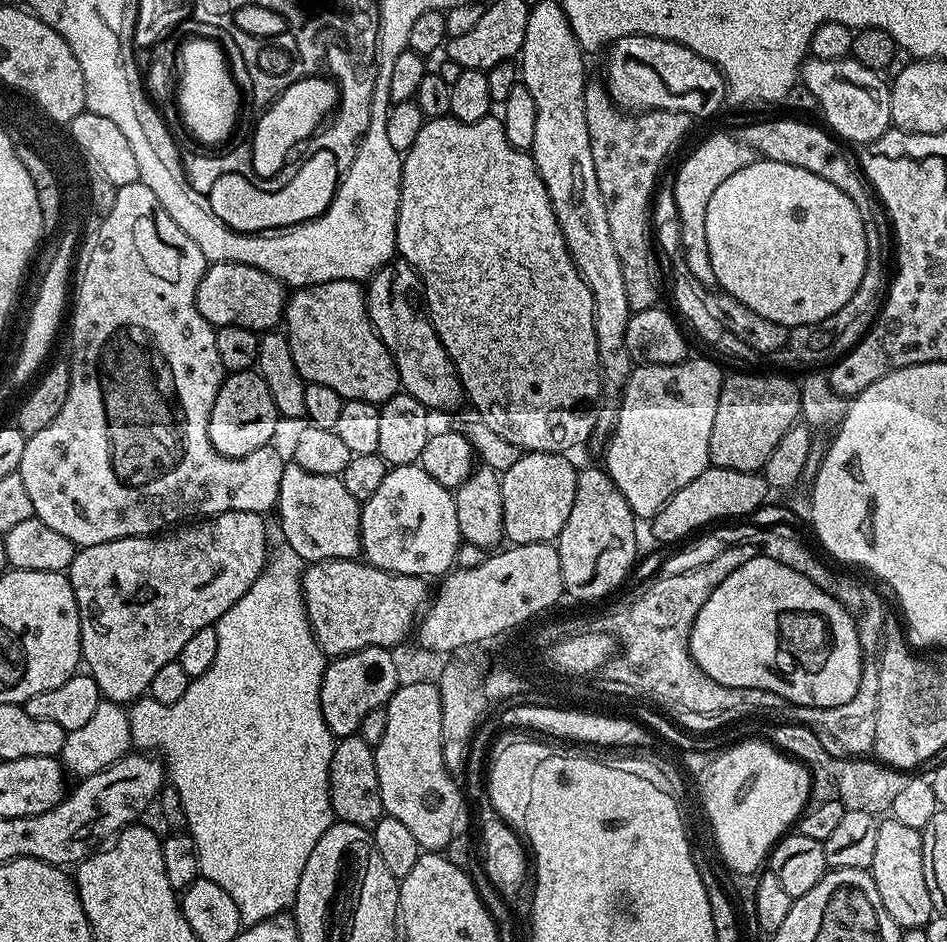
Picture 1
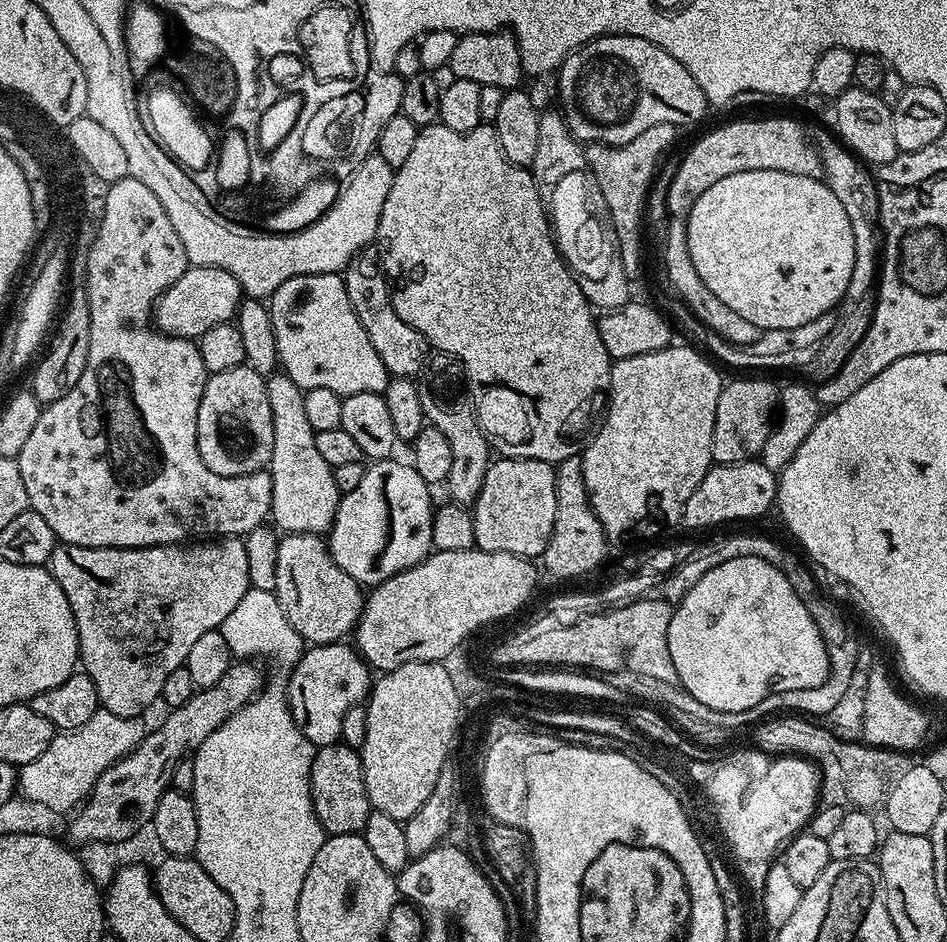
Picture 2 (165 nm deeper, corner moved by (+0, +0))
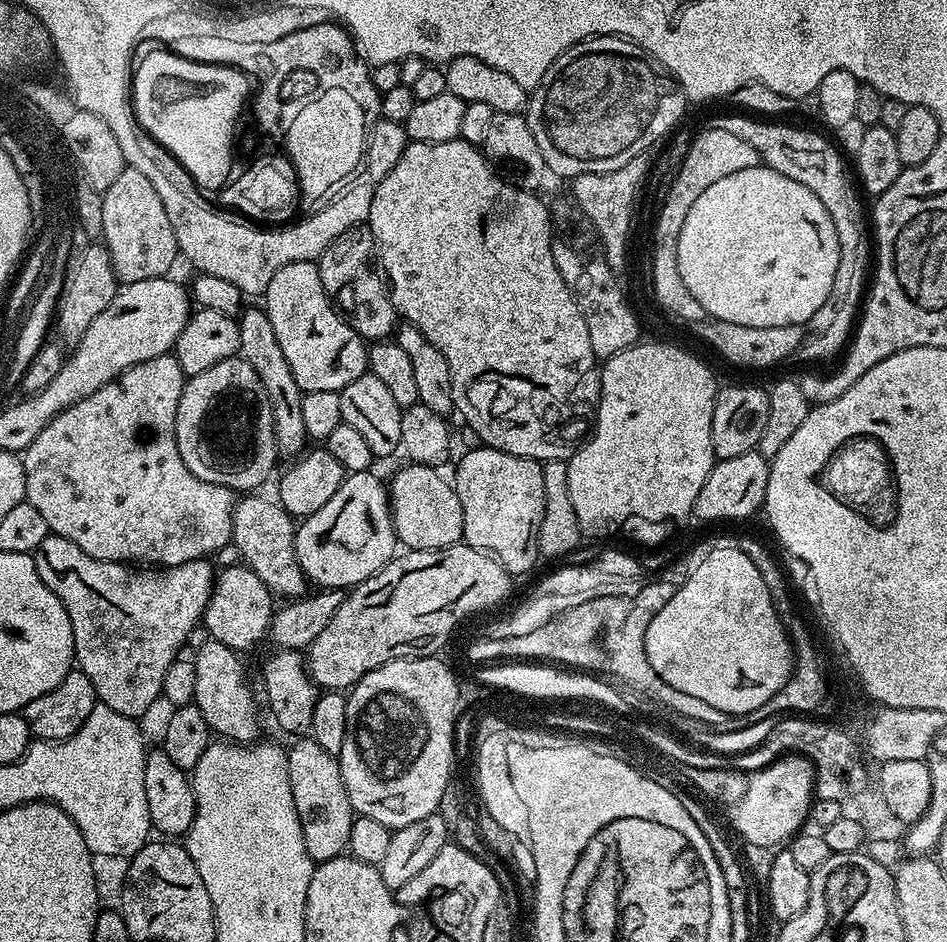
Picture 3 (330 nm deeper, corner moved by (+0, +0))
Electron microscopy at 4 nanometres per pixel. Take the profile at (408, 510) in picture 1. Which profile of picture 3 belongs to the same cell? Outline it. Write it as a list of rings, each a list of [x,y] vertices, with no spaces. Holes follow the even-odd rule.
[[[369,470],[345,475],[338,490],[334,490],[334,498],[330,498],[330,502],[326,502],[322,510],[314,510],[314,514],[303,517],[299,521],[296,529],[296,557],[305,577],[311,583],[313,580],[317,589],[351,590],[378,570],[386,567],[397,555],[398,541],[392,521],[390,492],[385,481],[383,484],[374,473],[375,471]]]

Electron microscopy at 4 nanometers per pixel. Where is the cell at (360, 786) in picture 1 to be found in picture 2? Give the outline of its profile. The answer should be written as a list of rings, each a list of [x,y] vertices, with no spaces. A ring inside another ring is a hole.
[[[343,742],[317,748],[310,770],[310,794],[314,814],[328,836],[363,833],[366,818],[374,810],[366,794],[360,753]]]

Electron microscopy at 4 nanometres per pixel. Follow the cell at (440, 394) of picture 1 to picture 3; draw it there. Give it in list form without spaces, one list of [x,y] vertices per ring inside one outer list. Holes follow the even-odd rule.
[[[357,226],[346,230],[346,234],[338,234],[318,261],[324,293],[332,299],[348,325],[368,342],[389,339],[398,327],[396,307],[392,304],[389,289],[373,264],[375,252],[376,240],[371,230],[367,226]]]

